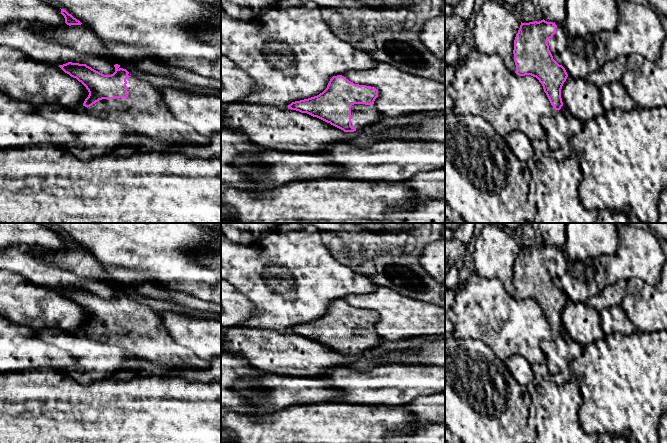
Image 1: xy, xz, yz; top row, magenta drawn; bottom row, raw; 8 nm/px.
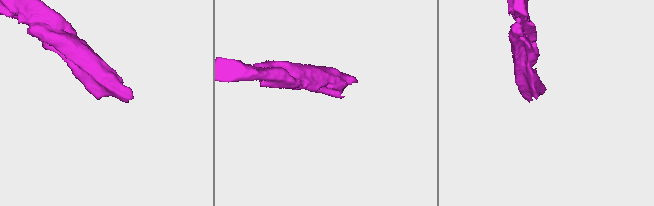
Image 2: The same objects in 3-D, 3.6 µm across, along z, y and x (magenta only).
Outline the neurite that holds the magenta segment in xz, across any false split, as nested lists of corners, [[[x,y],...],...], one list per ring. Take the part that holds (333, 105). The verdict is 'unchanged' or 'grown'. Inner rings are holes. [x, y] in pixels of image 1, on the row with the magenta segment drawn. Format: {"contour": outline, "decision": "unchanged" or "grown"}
{"contour": [[[342,75],[333,76],[327,88],[317,96],[292,102],[288,109],[307,113],[317,117],[344,132],[369,131],[371,125],[375,124],[381,114],[373,107],[378,97],[378,90],[371,86],[354,84]]], "decision": "grown"}

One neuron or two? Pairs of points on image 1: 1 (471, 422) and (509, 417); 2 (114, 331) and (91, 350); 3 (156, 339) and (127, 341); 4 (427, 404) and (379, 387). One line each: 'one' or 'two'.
1: one
2: two
3: one
4: two

